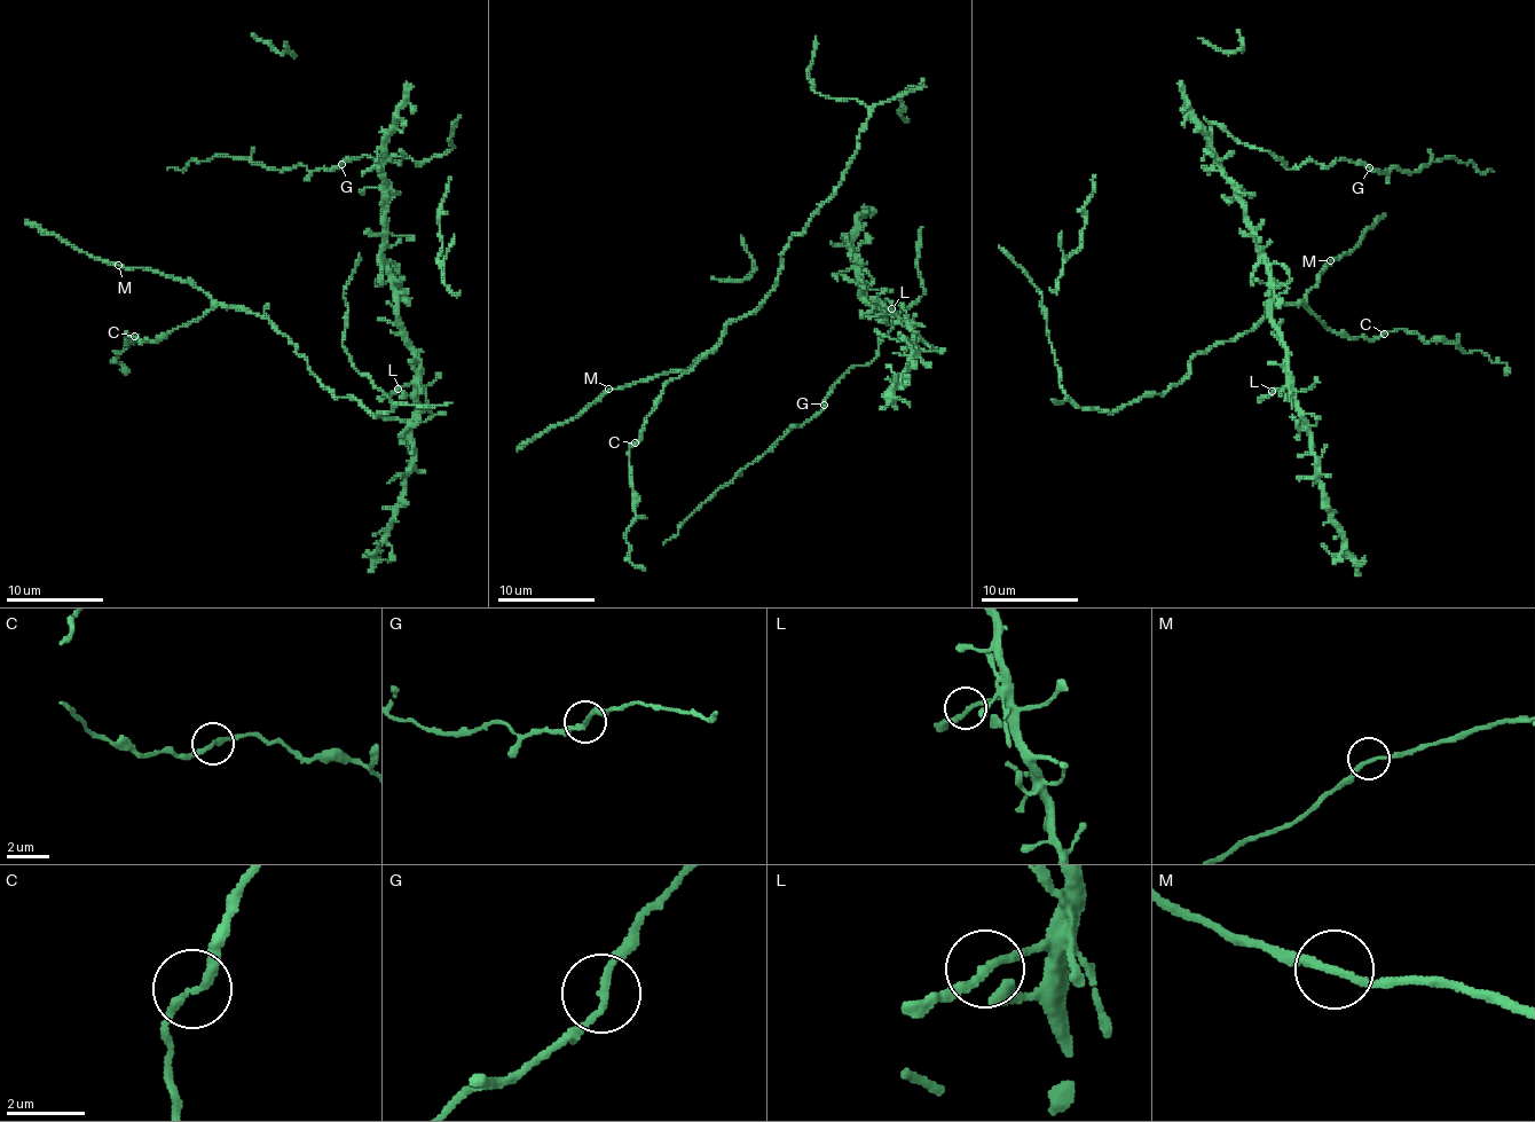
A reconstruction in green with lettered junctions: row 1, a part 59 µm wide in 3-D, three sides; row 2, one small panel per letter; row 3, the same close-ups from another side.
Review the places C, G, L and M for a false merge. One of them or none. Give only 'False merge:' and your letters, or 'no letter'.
False merge: no letter

